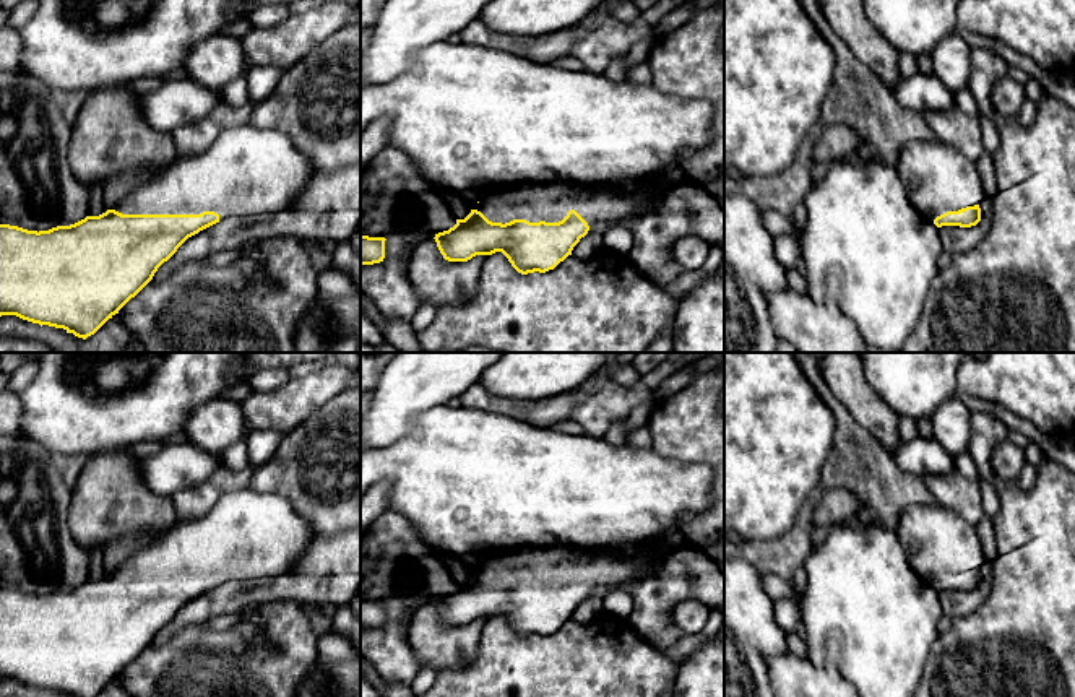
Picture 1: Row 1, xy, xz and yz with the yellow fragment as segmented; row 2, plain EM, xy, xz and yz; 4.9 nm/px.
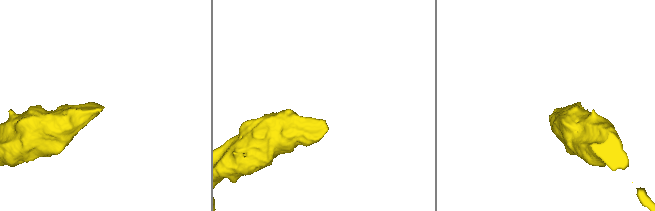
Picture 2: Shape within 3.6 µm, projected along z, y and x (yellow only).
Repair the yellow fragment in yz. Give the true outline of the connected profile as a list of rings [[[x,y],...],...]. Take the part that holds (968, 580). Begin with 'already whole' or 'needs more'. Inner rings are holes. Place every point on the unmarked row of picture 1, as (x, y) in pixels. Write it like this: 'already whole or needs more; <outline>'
needs more; [[[942,504],[909,505],[895,530],[916,575],[942,590],[971,591],[986,562],[976,526]]]

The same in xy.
needs more; [[[247,487],[224,494],[200,518],[177,522],[115,574],[39,596],[0,588],[0,681],[16,679],[41,691],[63,692],[67,697],[96,697],[153,643],[158,632],[188,601],[226,582],[279,577],[292,570],[315,538],[315,530],[296,513],[286,497]]]

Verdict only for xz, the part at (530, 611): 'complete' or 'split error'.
split error

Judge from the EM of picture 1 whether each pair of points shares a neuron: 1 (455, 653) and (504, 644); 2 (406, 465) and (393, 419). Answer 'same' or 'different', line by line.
1: different
2: different

